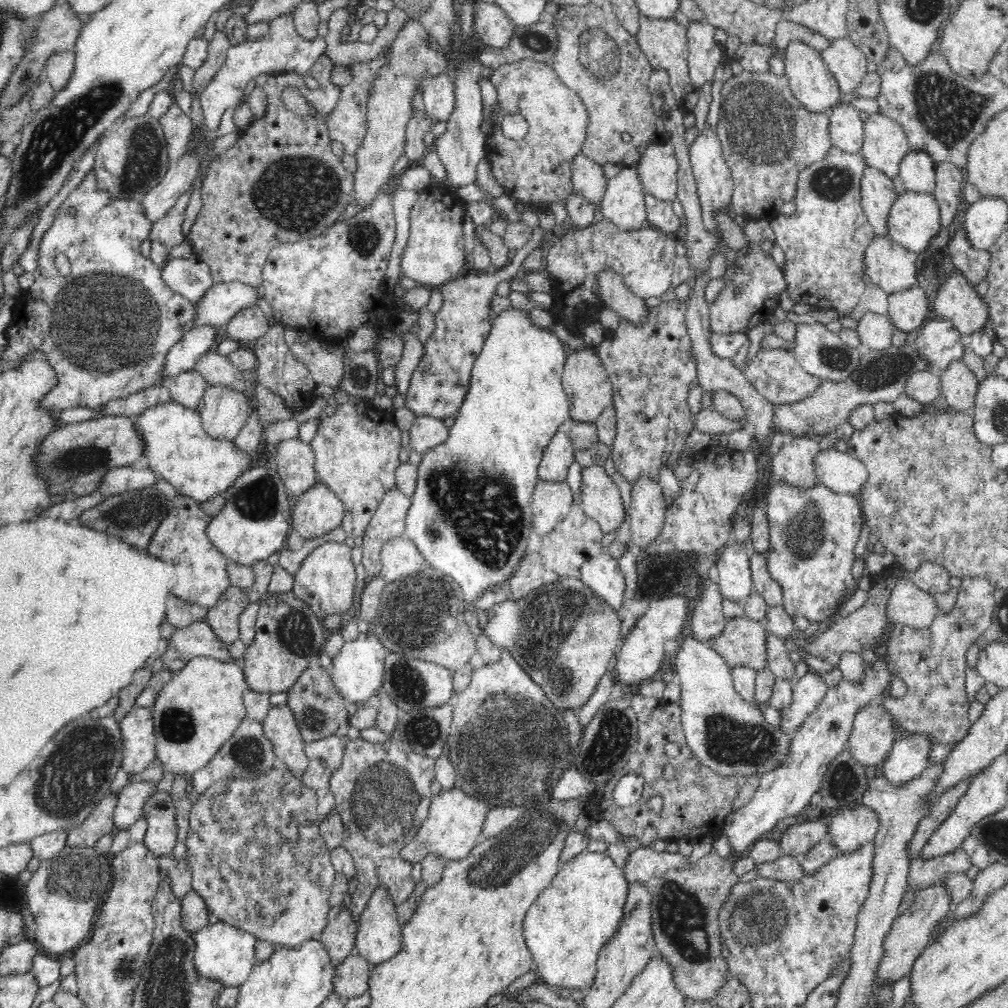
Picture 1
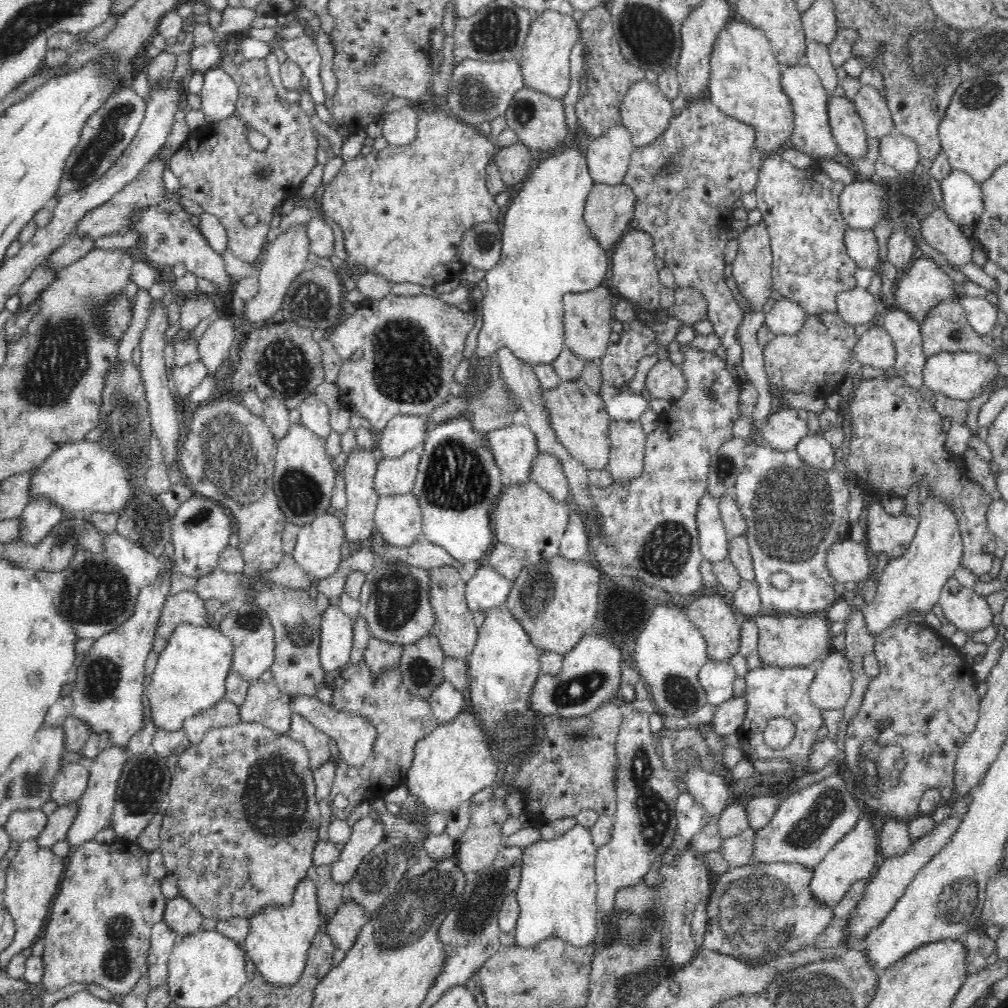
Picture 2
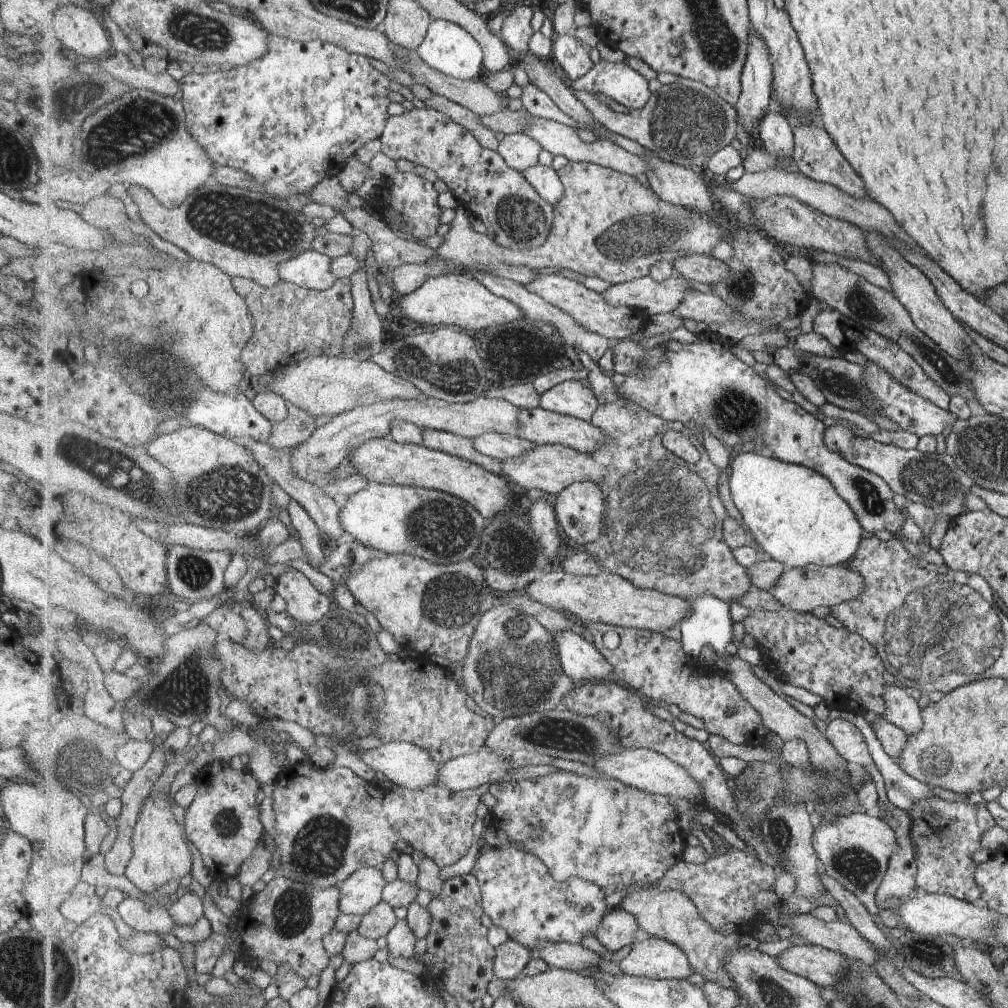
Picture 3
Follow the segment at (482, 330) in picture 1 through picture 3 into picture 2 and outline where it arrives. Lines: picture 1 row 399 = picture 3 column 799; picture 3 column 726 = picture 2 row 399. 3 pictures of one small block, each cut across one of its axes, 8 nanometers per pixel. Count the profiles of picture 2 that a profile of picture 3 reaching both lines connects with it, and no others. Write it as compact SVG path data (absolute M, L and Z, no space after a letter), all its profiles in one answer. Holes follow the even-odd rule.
M390 292L384 298L378 300L371 299L363 305L359 305L353 314L344 315L332 328L328 328L326 332L326 338L332 344L332 348L342 358L342 366L334 382L338 386L340 398L346 398L350 402L350 406L354 406L359 412L360 417L369 420L375 433L381 431L393 416L407 414L428 415L435 406L443 403L448 398L450 385L454 380L454 372L456 372L463 358L466 338L468 338L468 334L470 334L470 331L475 325L474 316L475 312L473 311L468 312L468 314L462 314L456 305L450 305L440 298L434 298L424 294L418 294L418 296L400 296Z

